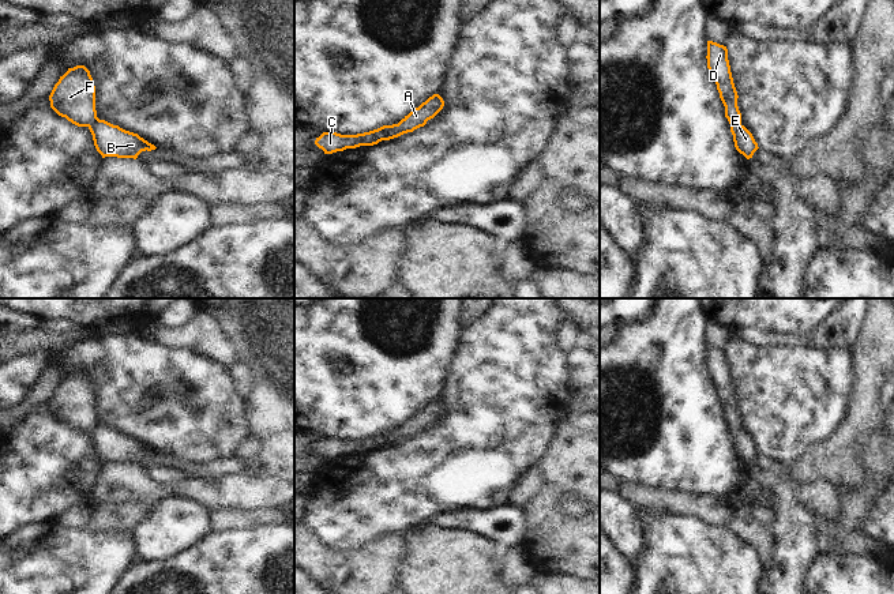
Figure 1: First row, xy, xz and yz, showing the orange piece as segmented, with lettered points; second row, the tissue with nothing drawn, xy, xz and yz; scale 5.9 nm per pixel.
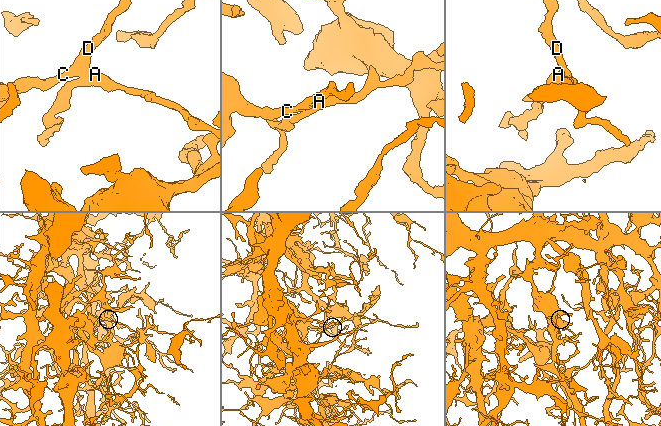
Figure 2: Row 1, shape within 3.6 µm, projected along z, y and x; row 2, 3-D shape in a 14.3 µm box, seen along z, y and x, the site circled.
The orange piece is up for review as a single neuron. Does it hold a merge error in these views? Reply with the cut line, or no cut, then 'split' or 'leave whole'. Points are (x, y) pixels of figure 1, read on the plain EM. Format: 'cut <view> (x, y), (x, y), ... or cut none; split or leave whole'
cut xz (395, 429), (395, 435), (383, 444); split

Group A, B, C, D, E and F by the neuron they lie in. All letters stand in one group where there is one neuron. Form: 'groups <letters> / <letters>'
groups A B E / C D F

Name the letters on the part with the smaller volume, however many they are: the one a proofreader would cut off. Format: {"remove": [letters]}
{"remove": ["A", "B", "E"]}

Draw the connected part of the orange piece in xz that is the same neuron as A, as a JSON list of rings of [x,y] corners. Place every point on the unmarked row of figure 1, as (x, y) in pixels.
[[[433,399],[418,413],[405,421],[398,429],[395,429],[395,437],[386,443],[390,446],[403,439],[413,437],[414,435],[424,432],[428,425],[433,424],[444,411],[444,406],[439,399]]]

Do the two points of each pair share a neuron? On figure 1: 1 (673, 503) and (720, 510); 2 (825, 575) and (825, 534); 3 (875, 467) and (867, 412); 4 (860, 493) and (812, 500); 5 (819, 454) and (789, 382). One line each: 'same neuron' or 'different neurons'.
1: same neuron
2: different neurons
3: different neurons
4: different neurons
5: different neurons

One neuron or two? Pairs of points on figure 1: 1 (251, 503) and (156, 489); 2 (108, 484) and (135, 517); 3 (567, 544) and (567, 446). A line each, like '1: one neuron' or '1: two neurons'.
1: one neuron
2: two neurons
3: one neuron

